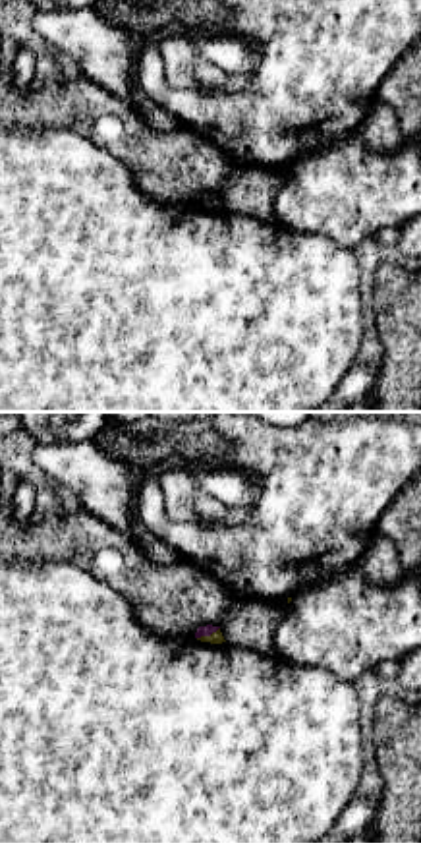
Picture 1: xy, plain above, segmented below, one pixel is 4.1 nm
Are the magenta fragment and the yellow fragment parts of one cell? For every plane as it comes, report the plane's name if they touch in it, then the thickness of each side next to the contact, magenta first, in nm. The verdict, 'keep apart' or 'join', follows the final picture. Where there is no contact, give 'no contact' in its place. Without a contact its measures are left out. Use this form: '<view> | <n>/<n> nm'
xy | 50/50 nm

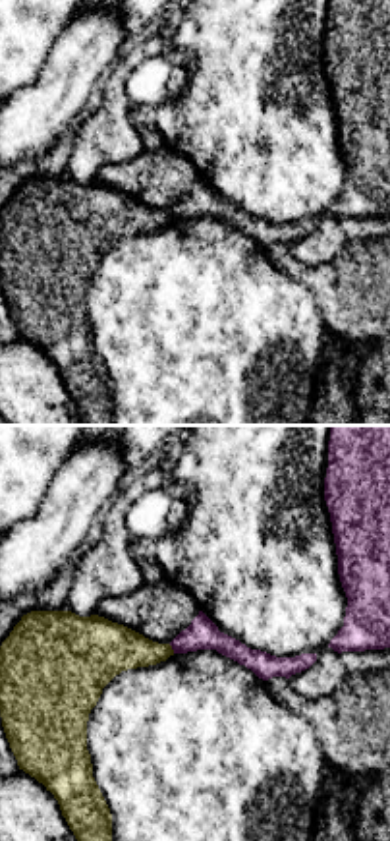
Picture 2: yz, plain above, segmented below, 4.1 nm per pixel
yz | 130/200 nm

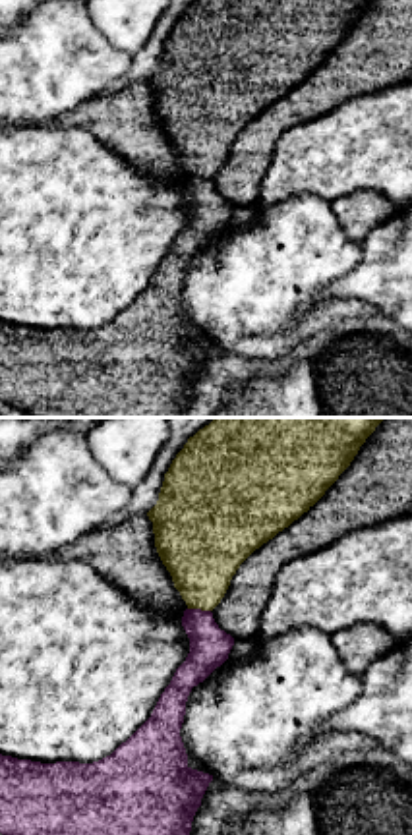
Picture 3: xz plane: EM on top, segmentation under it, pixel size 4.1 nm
xz | 170/340 nm

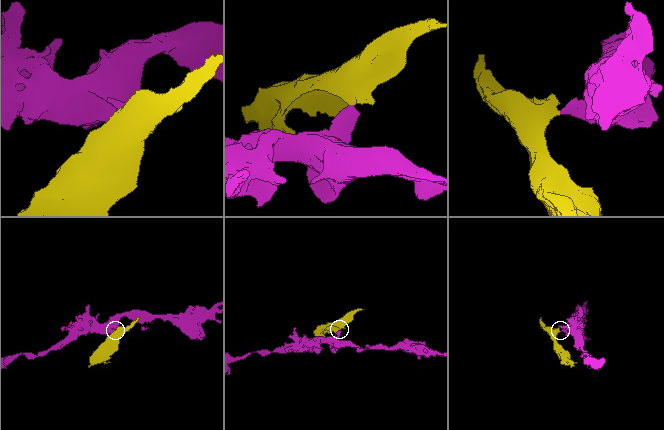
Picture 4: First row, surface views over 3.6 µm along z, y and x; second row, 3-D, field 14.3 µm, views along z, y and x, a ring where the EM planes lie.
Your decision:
keep apart

